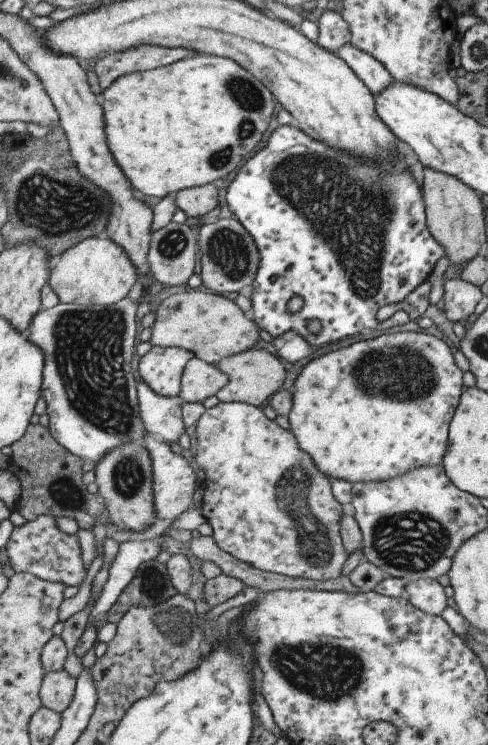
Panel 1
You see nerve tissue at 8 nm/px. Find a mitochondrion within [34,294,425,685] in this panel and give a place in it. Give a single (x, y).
(88, 345)

